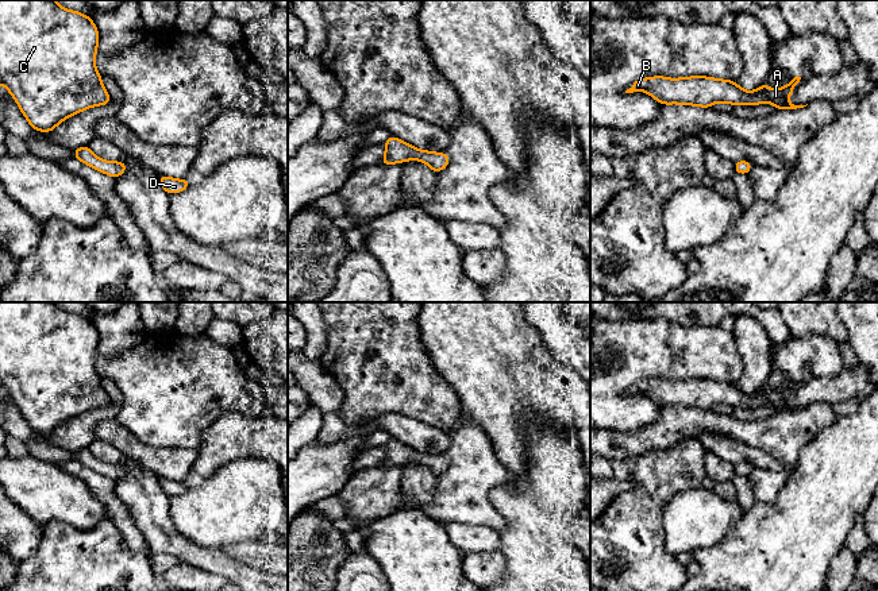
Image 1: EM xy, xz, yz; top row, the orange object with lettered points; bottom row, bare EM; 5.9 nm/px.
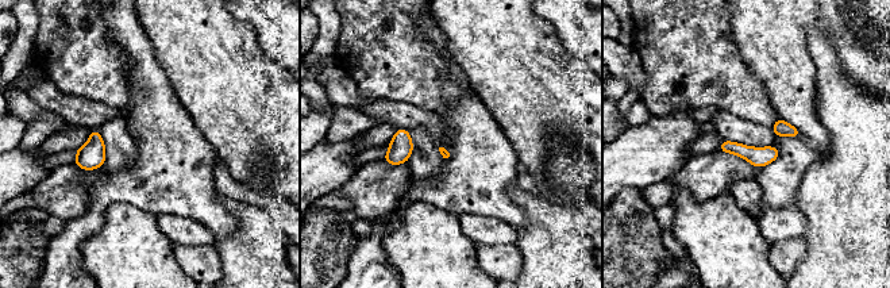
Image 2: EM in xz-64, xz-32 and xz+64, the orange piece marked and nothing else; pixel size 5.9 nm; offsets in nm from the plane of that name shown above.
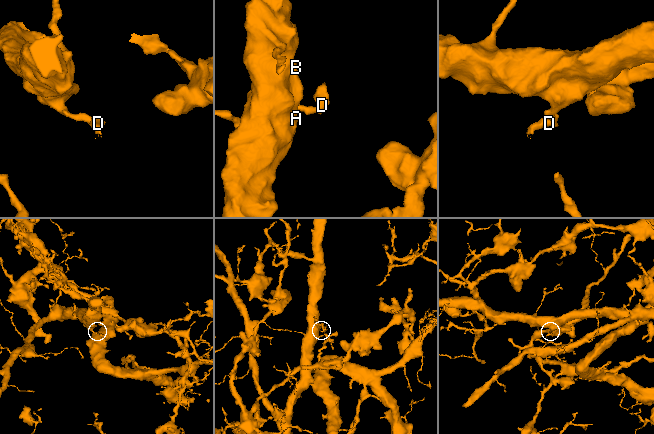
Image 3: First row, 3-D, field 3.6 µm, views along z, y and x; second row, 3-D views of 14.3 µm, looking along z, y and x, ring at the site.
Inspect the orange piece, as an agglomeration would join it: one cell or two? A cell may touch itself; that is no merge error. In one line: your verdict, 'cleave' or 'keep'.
keep

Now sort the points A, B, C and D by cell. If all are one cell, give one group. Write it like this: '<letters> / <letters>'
A B C D

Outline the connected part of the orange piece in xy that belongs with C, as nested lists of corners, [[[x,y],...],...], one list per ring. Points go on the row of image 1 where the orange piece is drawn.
[[[0,0],[0,85],[8,89],[34,130],[50,132],[68,117],[112,101],[95,65],[99,38],[89,16],[65,9],[55,0]]]

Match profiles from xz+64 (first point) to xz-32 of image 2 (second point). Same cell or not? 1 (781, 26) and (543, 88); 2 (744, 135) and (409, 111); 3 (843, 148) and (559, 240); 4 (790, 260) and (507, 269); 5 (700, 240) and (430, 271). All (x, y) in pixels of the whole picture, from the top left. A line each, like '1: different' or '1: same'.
1: same
2: same
3: same
4: same
5: same

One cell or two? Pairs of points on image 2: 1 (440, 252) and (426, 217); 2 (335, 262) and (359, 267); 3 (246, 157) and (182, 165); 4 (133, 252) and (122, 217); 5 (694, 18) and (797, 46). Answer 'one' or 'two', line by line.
1: one
2: two
3: two
4: one
5: two

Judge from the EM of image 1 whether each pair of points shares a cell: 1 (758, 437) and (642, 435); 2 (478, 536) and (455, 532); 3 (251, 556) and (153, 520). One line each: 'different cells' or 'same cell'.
1: same cell
2: same cell
3: different cells

